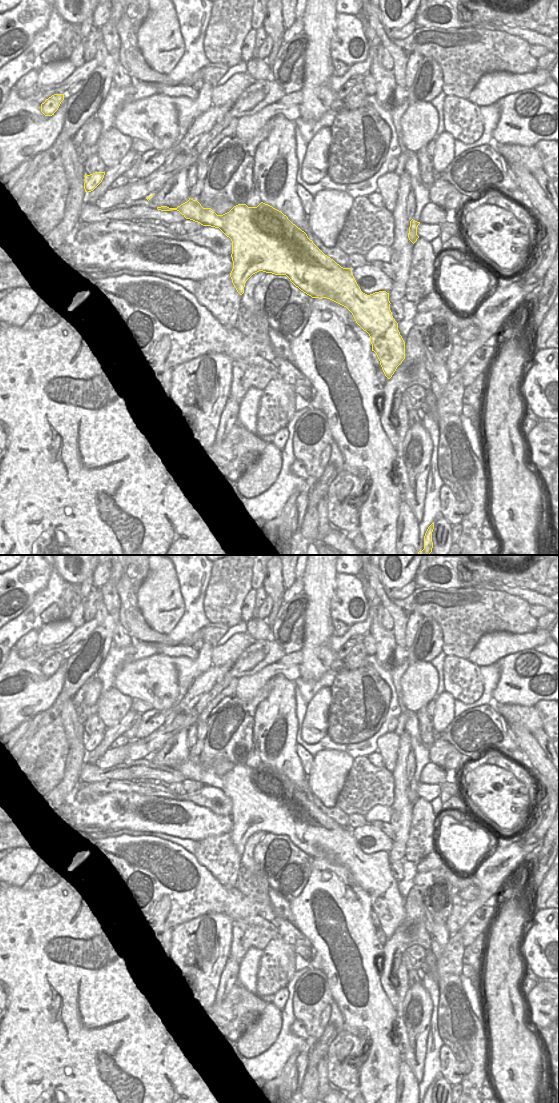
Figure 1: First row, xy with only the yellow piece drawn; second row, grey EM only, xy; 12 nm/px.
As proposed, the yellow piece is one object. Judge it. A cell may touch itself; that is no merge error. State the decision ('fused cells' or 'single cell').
single cell

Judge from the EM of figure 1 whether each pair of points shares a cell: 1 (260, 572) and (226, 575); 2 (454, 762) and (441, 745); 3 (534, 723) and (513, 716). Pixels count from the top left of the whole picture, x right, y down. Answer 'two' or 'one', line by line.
1: two
2: one
3: one

